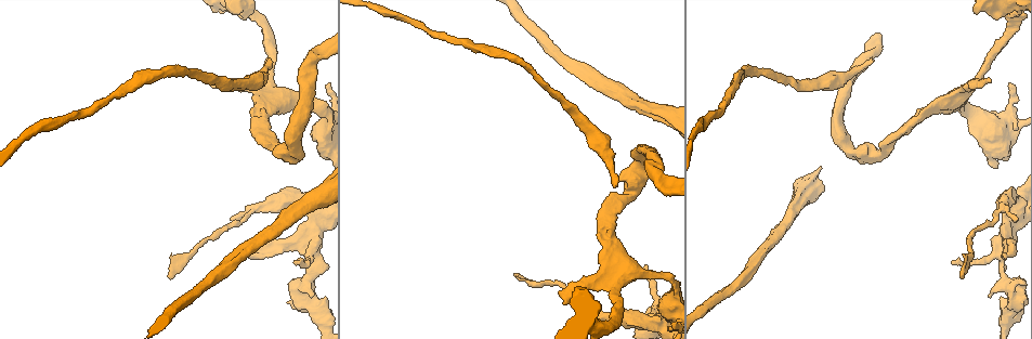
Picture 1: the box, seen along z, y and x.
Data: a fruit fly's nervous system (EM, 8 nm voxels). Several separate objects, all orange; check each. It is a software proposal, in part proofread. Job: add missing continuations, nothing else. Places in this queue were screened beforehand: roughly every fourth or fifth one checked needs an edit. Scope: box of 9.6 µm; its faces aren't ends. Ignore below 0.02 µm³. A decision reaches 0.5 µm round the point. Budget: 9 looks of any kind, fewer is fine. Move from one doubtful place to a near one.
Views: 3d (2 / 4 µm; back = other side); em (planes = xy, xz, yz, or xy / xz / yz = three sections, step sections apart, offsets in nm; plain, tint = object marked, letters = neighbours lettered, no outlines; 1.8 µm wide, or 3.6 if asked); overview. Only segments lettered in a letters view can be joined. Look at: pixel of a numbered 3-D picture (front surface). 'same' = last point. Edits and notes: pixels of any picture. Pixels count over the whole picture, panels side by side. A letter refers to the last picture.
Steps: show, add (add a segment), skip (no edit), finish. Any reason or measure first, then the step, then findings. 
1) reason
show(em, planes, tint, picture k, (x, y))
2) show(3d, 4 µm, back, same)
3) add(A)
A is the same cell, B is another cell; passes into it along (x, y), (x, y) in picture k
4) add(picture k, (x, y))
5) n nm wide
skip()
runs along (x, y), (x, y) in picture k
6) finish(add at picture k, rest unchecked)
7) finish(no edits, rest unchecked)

free end
show(em, planes, tint, picture 1, (251, 257))

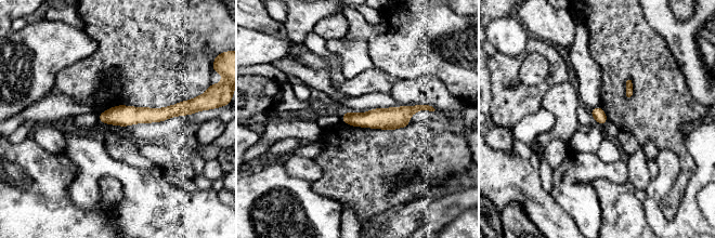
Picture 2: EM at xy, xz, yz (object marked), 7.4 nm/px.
what lies round it
show(em, planes, letters, same)

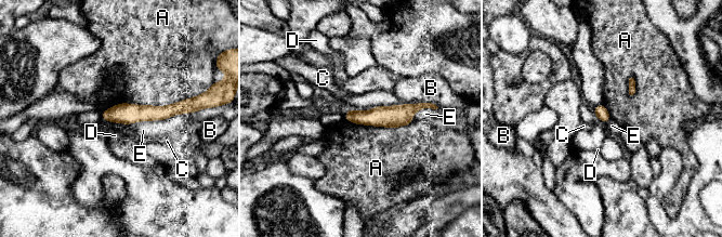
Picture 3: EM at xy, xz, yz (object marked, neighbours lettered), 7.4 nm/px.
100 nm wide
skip()
A, B, C, D and E are other cells; runs along (182, 105), (163, 113), (104, 116) in picture 3; no lettered segment goes on from it

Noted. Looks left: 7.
three-way junction
show(em, 3.6 µm, xz, step 16, tint, picture 1, (1004, 276))

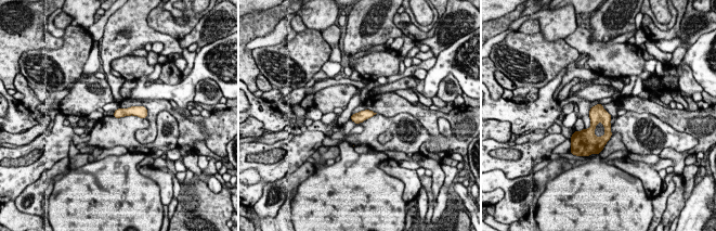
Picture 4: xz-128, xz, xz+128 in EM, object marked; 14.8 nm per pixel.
another direction
show(em, 3.6 µm, planes, tint, same)

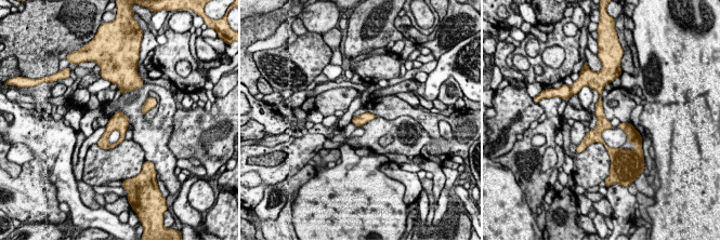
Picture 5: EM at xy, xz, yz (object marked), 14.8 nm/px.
see the neighbours
show(em, 3.6 µm, planes, letters, same)

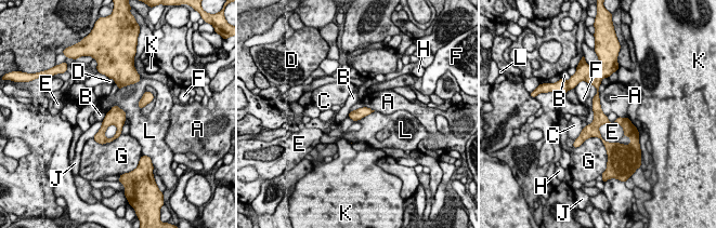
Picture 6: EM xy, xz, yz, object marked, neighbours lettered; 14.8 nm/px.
160 nm wide
skip()
A, B, C, D, E, F, G, H, J, K and L are other cells; runs along (596, 98), (597, 122), (581, 138) in picture 6; no lettered segment goes on from it

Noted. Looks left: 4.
thin end
show(em, xy, step 8, tint, picture 1, (171, 278))

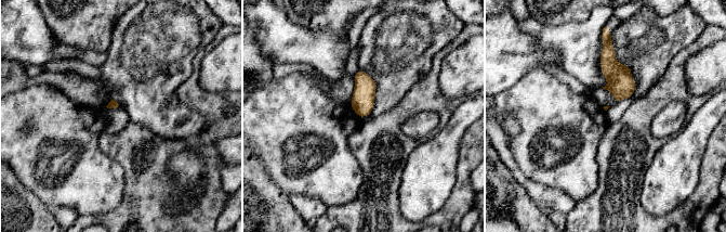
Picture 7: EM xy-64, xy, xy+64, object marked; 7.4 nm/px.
show(em, yz, step 4, letters, same)

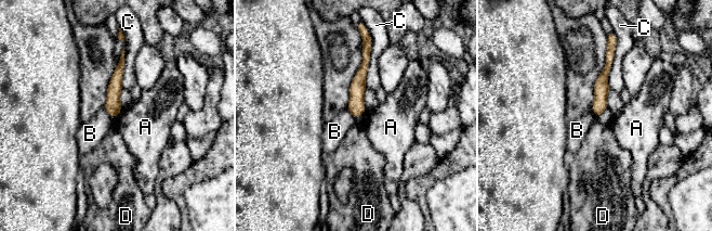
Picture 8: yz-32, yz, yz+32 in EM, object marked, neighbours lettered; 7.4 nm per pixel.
C touches over 340 nm
skip()
A, B, C and D are other cells; runs along (367, 53), (357, 85), (355, 114) in picture 8; none of them fits

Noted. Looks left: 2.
an open end
show(em, planes, plain, picture 1, (617, 186))

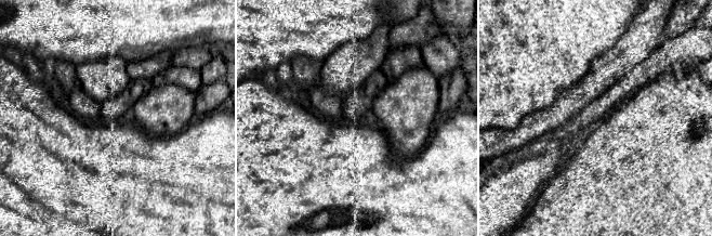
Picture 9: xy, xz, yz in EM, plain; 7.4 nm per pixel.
see the neighbours
show(em, planes, letters, same)

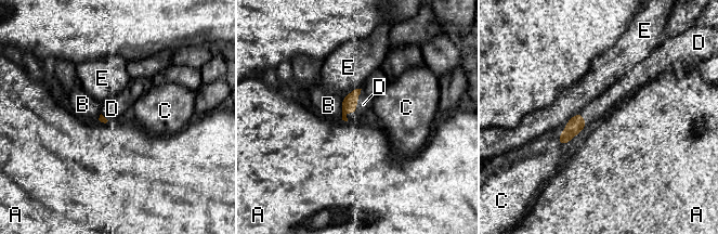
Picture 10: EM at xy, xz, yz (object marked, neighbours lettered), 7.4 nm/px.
add(D)
D is the same cell, A, B, C and E are other cells; it goes on there

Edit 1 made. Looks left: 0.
finish(add at picture 10, rest unchecked)

